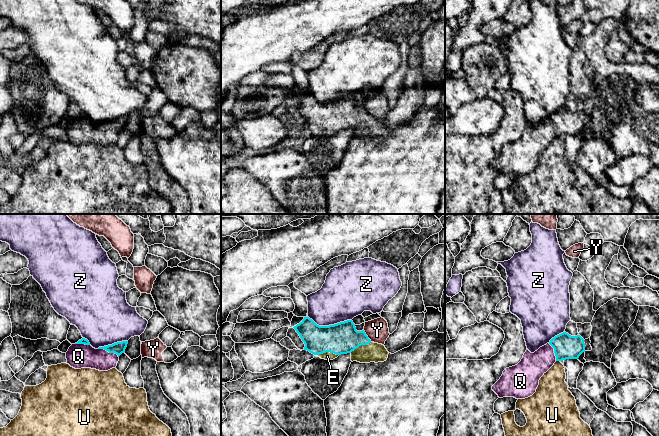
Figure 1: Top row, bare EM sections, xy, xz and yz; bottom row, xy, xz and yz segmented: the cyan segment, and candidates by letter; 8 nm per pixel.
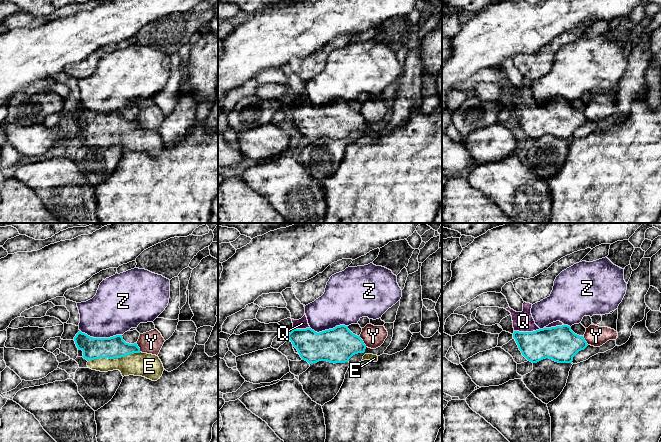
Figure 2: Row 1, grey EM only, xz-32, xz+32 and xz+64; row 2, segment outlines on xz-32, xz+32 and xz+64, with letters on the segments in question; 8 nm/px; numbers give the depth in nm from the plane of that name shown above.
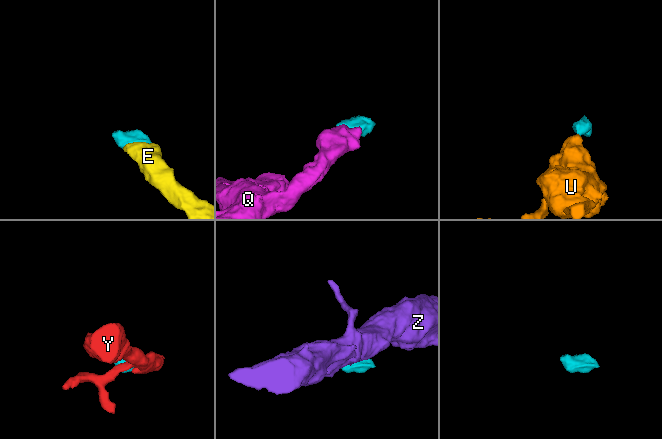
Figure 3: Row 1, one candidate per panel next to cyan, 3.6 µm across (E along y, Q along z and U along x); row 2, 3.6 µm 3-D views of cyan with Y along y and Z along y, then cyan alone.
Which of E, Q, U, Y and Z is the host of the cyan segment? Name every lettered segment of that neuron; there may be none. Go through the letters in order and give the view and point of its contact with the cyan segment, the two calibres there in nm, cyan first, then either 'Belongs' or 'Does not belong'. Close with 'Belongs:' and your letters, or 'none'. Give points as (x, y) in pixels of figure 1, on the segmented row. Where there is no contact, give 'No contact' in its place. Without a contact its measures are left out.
E: Touches cyan at xz (327, 351). Thickness 260 nm (cyan) against 60 nm. Belongs
Q: Touches cyan at xy (109, 352). Thickness 100 nm (cyan) against 190 nm. Belongs
U: Touches cyan at yz (558, 360). Thickness 190 nm (cyan) against 240 nm. Does not belong
Y: Touches cyan at xz (367, 336). Thickness 260 nm (cyan) against 180 nm. Does not belong
Z: Touches cyan at xz (330, 325). Thickness 260 nm (cyan) against 380 nm. Does not belong
Belongs: E, Q

